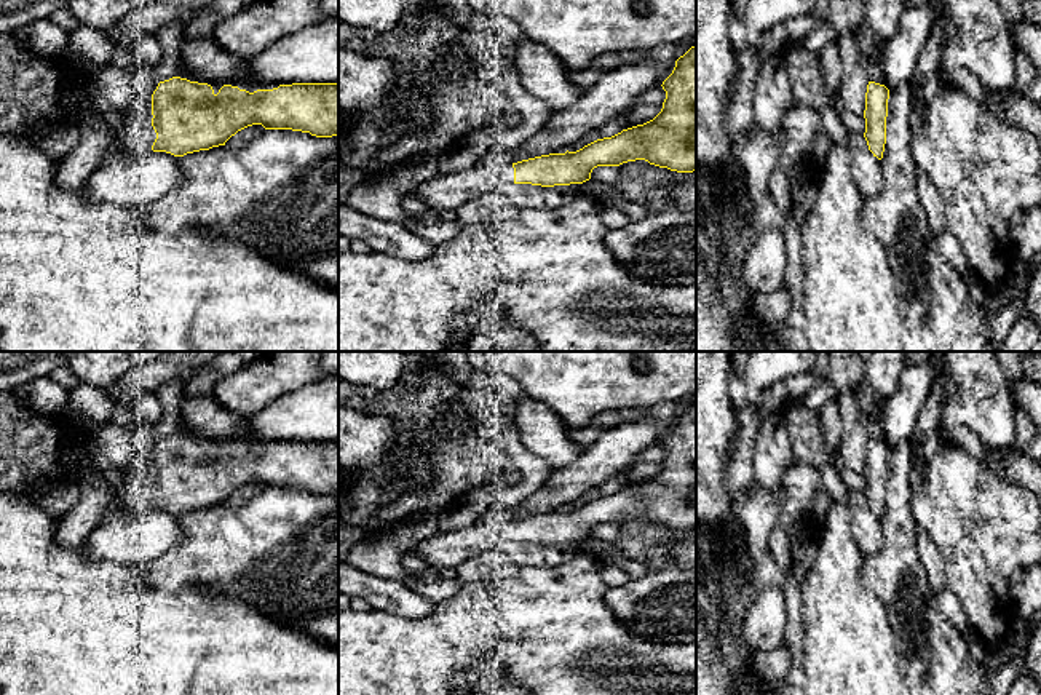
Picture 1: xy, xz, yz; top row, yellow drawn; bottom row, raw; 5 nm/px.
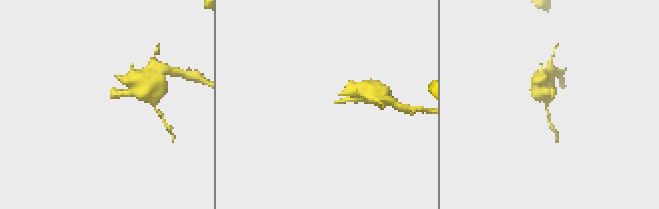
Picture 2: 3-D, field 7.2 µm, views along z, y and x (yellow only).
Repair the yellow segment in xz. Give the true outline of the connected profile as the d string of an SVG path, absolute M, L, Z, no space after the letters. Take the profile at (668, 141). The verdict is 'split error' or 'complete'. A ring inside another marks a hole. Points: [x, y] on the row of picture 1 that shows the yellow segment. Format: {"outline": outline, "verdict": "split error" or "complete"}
{"outline": "M696 45L675 61L672 73L663 81L666 99L661 112L650 121L621 133L597 139L576 152L549 153L517 163L490 161L450 176L436 176L420 184L410 197L422 198L428 209L458 209L461 205L506 184L532 184L541 187L583 184L591 179L597 166L619 166L627 161L645 160L650 165L677 173L696 171Z", "verdict": "split error"}

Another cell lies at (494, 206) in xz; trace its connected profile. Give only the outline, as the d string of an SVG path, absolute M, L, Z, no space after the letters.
M493 190L479 198L461 205L458 209L458 224L505 222L519 216L519 208L506 200L501 190Z

